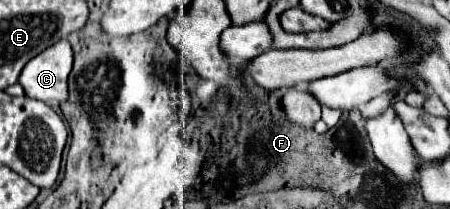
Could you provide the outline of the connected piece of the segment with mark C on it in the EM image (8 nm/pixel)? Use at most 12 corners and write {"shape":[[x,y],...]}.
{"shape":[[67,40],[31,58],[19,76],[41,102],[67,100]]}

